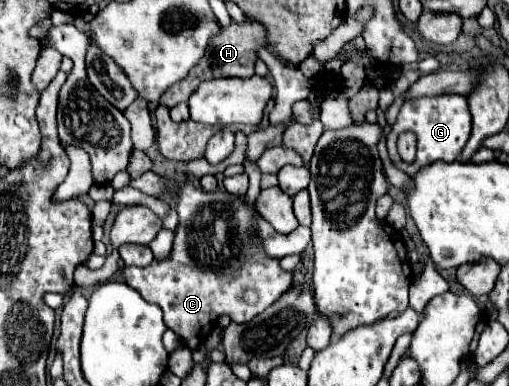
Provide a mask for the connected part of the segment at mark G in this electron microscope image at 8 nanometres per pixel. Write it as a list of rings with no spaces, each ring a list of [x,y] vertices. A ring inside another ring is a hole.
[[[442,94],[438,98],[406,100],[400,108],[400,114],[398,114],[388,138],[386,138],[388,140],[388,152],[390,152],[394,166],[404,170],[408,176],[412,176],[422,166],[428,166],[430,162],[436,162],[436,160],[446,160],[446,162],[460,160],[460,152],[464,150],[464,146],[470,138],[470,130],[472,130],[472,118],[470,118],[470,112],[468,112],[466,96]],[[406,130],[412,130],[418,136],[418,150],[416,150],[416,158],[414,158],[412,164],[404,162],[400,158],[400,154],[396,152],[396,140]]]

